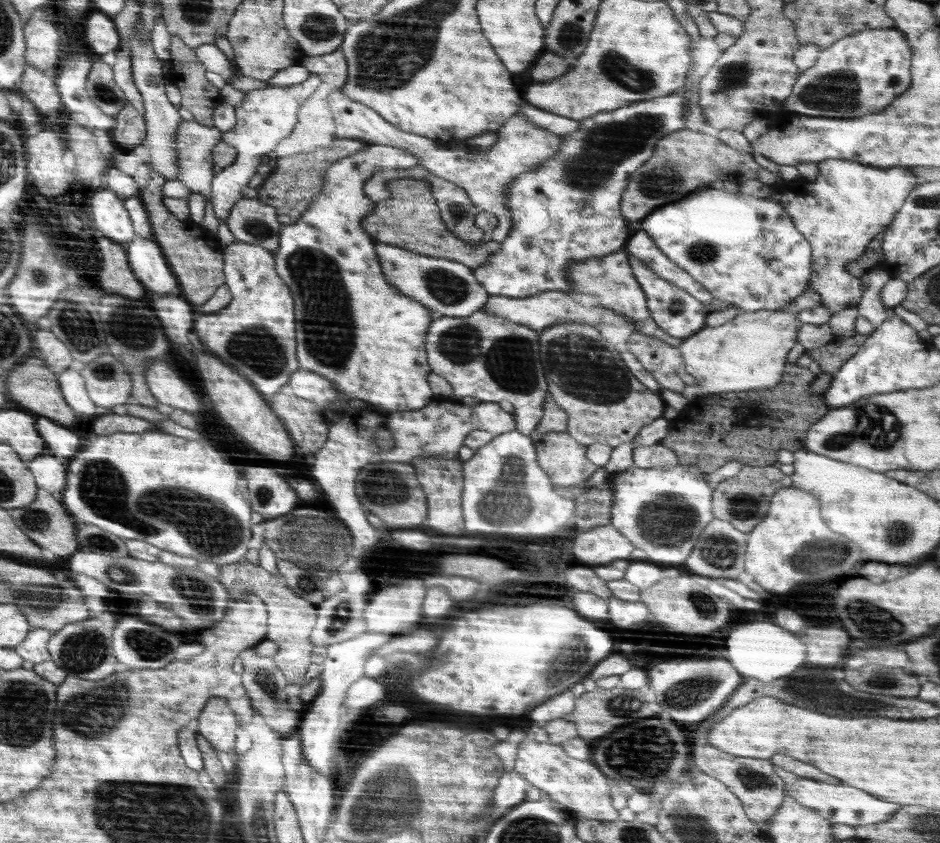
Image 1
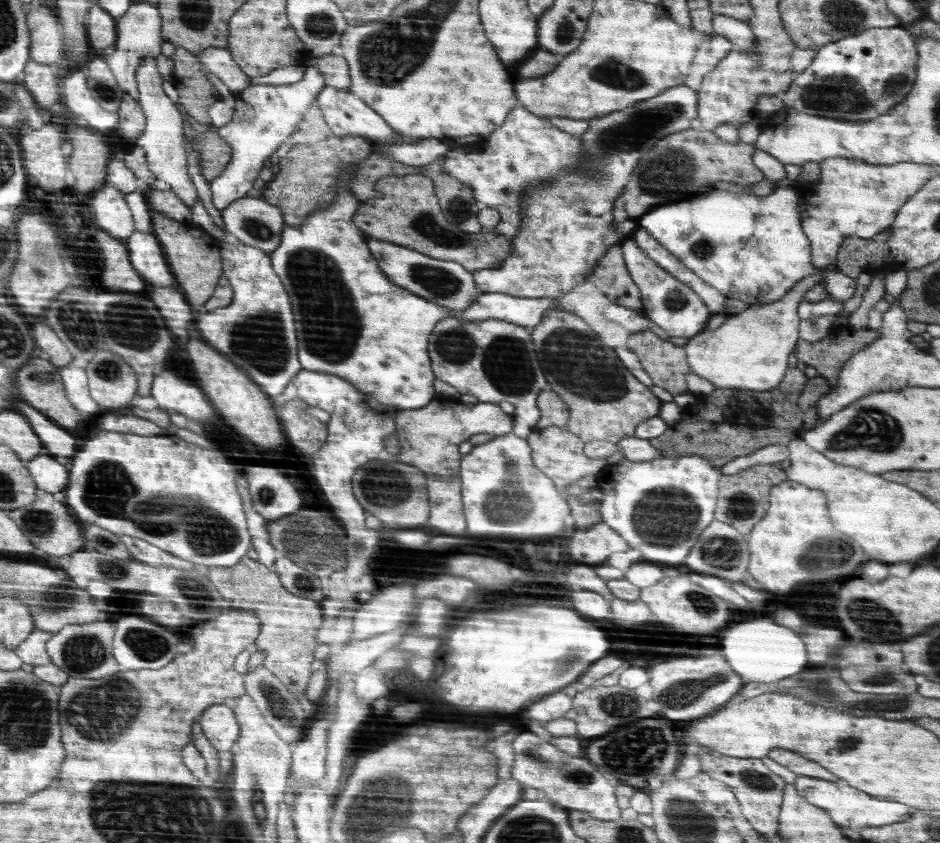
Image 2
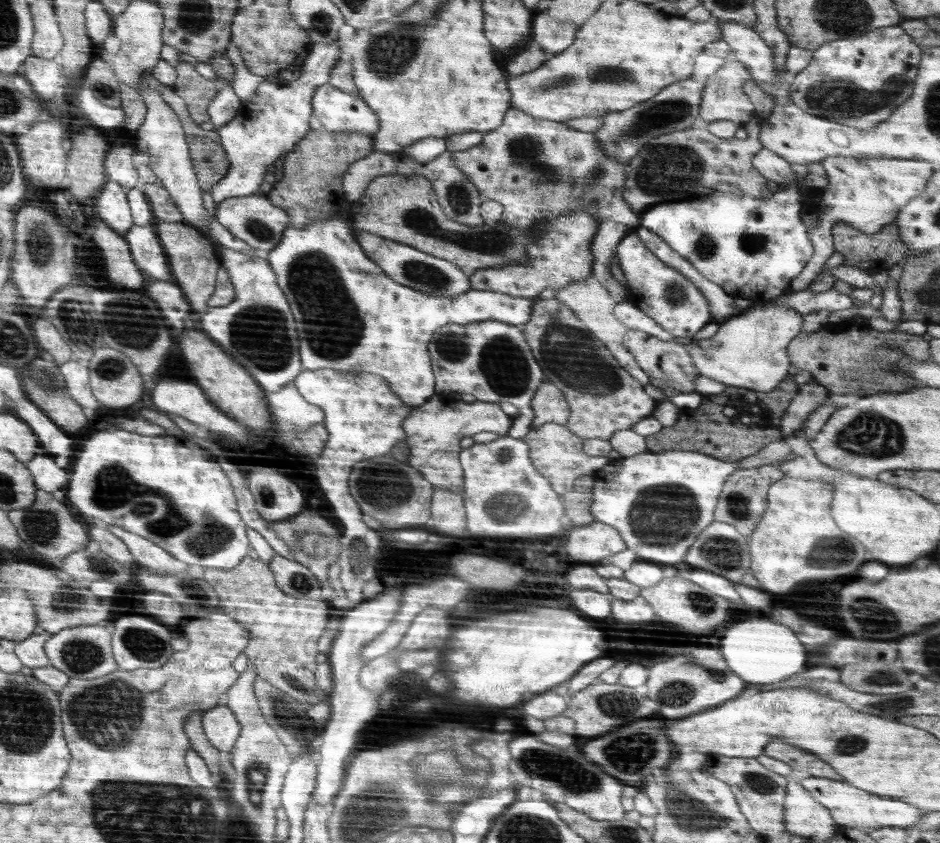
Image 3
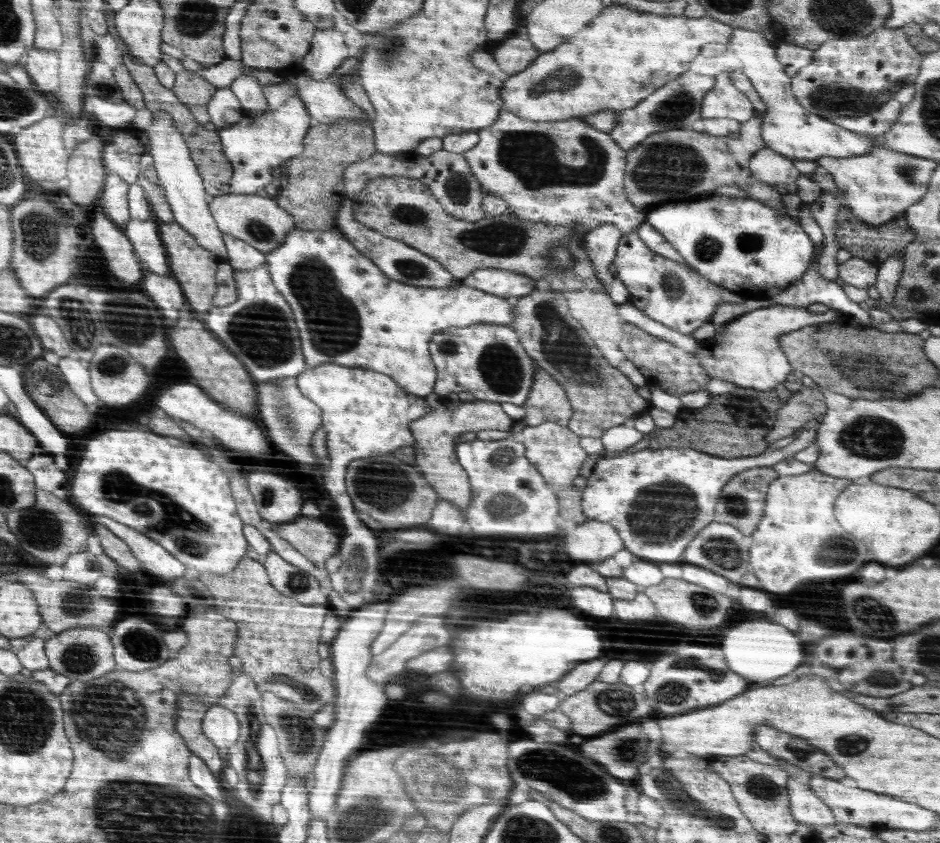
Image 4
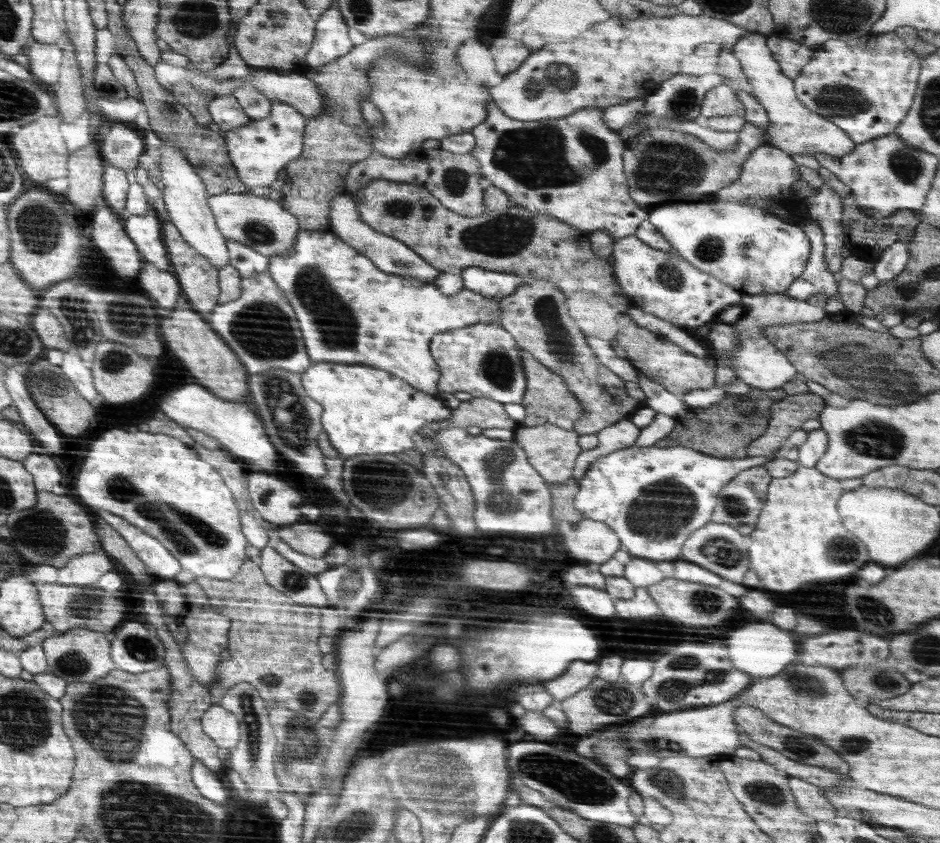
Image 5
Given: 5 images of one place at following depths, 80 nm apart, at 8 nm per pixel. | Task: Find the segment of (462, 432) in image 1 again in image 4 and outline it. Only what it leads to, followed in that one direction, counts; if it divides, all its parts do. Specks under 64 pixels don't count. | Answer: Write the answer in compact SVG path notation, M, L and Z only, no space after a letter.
M436 392L428 394L425 401L430 407L429 412L411 422L409 426L415 438L416 467L435 490L438 498L450 501L466 515L467 506L470 503L471 486L466 471L460 467L460 463L454 456L454 443L458 441L462 432L478 432L486 429L510 431L515 420L502 411L500 403L475 399L454 404L446 402Z

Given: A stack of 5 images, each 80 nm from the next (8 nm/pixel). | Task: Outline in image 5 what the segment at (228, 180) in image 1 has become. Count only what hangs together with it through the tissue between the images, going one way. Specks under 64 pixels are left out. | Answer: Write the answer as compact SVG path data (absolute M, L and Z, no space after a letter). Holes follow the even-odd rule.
M330 6L316 19L316 36L306 55L306 64L311 69L322 69L326 64L341 59L352 51L351 29L345 24L340 9ZM272 100L271 111L266 118L260 118L258 121L250 119L244 127L223 134L239 179L250 192L258 186L269 187L277 179L278 172L301 155L306 119L307 117L300 114L293 106Z

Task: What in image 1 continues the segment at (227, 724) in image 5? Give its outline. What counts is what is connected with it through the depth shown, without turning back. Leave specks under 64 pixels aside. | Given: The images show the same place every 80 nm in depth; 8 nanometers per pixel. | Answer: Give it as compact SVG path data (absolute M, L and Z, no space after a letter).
M213 698L213 700L205 706L204 712L197 718L198 732L204 738L207 738L216 750L231 753L232 748L234 748L234 738L236 738L236 726L238 726L238 724L236 724L234 712L228 708L226 701L227 699L224 698Z

